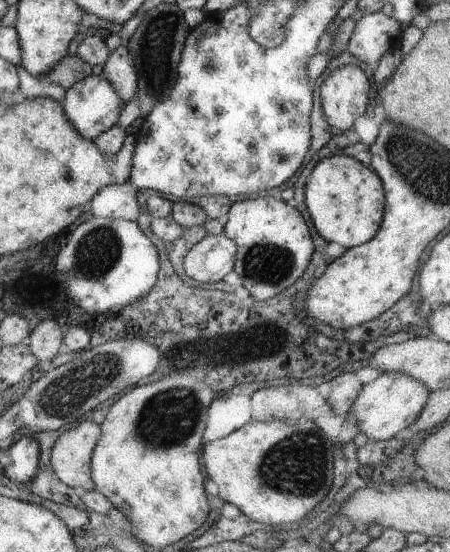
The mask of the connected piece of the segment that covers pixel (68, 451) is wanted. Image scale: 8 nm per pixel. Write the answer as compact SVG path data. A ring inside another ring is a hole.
M91 420L70 426L57 438L49 459L56 476L64 484L73 489L95 490L91 456L100 435L100 425Z

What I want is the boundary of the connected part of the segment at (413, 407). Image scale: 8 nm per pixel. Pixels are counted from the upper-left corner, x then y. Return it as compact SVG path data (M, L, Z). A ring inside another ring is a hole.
M401 372L383 373L376 380L363 386L353 402L352 414L357 420L359 432L364 432L370 440L389 440L400 430L415 422L422 412L431 390L418 379Z

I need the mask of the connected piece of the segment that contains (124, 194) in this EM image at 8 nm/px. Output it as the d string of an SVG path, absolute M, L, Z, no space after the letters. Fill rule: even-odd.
M129 181L106 186L92 198L88 207L94 217L135 221L142 209L137 194L138 190L136 192Z

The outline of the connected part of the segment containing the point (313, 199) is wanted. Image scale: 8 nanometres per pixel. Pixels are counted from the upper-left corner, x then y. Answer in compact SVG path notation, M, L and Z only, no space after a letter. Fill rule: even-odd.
M340 154L318 162L310 172L306 182L306 206L322 238L351 249L368 242L378 232L385 209L385 192L380 178L370 168Z

